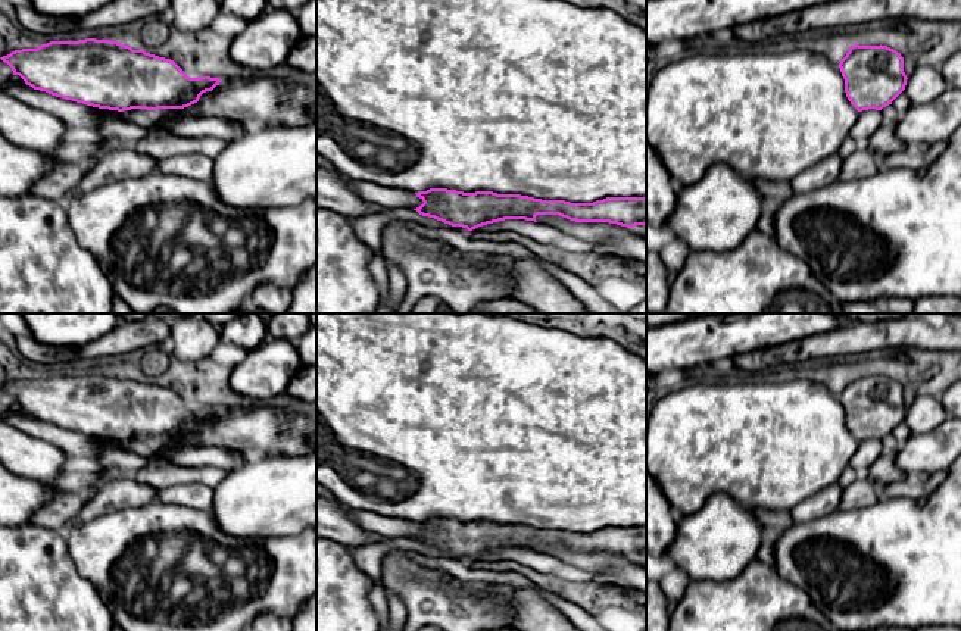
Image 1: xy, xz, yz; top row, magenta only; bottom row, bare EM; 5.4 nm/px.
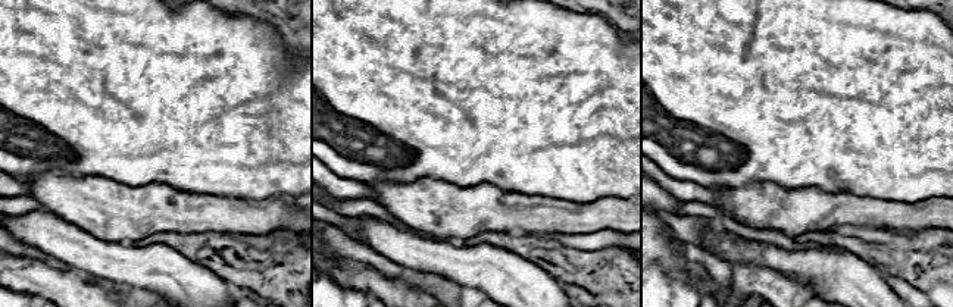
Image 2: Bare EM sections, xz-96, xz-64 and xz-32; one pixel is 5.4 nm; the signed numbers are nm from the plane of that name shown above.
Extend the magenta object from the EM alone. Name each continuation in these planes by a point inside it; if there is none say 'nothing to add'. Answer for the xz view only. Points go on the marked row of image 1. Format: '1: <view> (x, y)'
nothing to add

